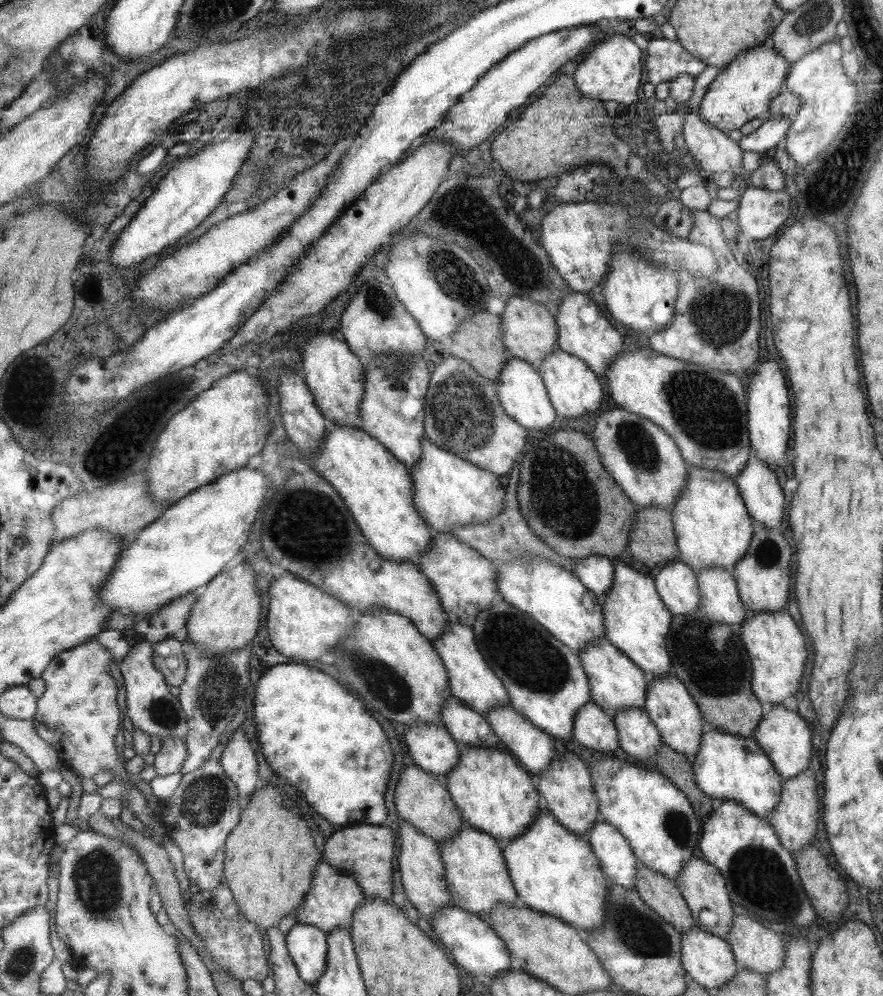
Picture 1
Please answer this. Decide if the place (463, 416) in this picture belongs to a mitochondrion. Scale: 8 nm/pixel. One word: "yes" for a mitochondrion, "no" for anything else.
yes

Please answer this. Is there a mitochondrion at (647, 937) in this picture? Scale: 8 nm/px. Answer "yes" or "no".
yes

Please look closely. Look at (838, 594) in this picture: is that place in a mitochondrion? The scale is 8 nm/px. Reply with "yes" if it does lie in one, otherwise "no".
no

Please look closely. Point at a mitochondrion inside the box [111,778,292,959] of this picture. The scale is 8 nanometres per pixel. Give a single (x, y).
(208, 910)

